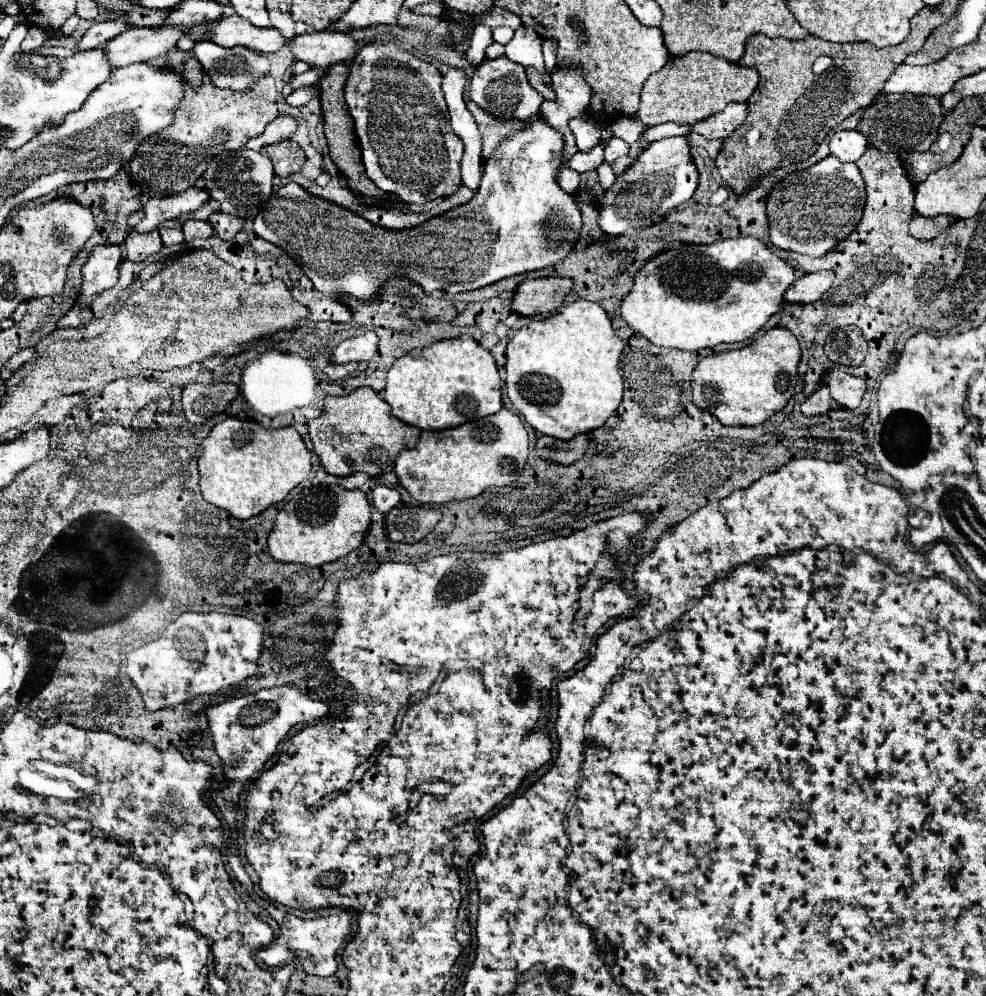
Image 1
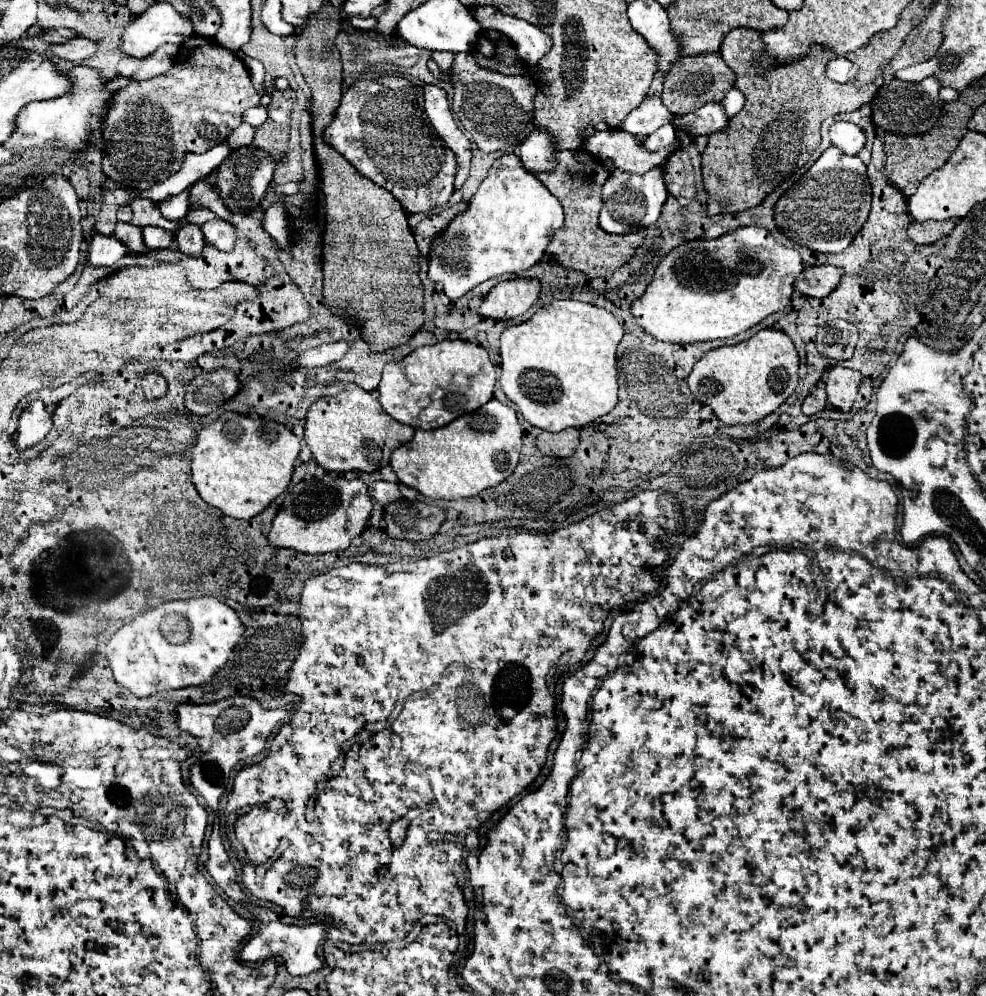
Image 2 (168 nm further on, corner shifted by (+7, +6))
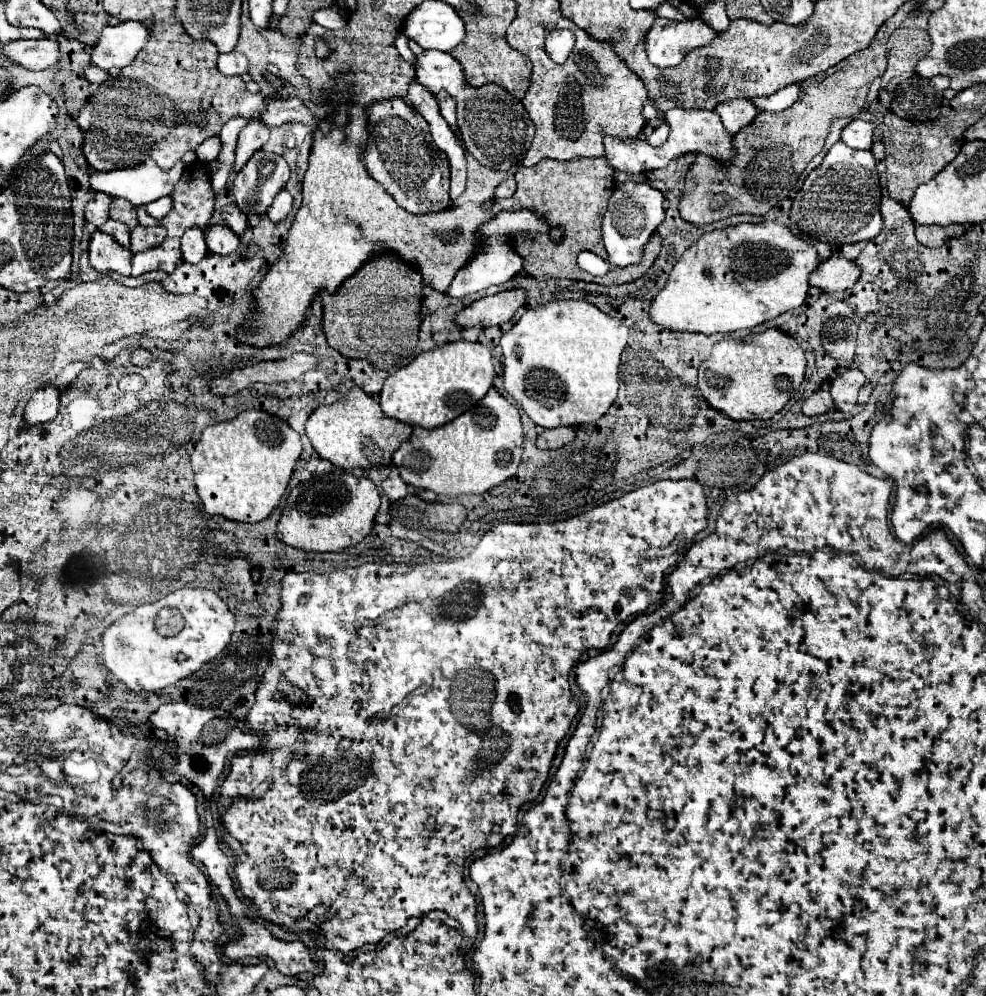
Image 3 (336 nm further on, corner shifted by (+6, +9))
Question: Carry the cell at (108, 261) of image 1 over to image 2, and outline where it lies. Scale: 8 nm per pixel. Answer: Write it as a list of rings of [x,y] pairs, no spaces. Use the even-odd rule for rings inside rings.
[[[95,234],[89,246],[89,264],[99,268],[99,266],[113,266],[119,258],[123,258],[127,254],[125,244],[121,244],[115,236],[101,236]]]

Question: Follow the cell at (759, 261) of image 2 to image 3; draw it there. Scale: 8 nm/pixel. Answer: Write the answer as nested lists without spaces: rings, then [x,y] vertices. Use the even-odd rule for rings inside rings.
[[[774,221],[742,223],[704,233],[674,265],[666,287],[652,301],[650,317],[666,329],[704,335],[754,329],[804,303],[810,289],[808,277],[818,263],[812,243]]]

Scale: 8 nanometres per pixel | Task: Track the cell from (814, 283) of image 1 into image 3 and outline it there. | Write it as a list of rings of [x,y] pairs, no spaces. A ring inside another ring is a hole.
[[[834,255],[818,265],[818,269],[810,275],[810,285],[822,291],[840,291],[850,289],[860,279],[860,267],[844,259],[842,255]]]

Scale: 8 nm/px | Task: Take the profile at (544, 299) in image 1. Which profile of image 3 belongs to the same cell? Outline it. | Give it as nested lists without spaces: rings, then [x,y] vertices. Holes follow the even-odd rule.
[[[510,289],[506,293],[498,293],[492,297],[484,297],[474,301],[472,305],[464,307],[456,317],[454,323],[462,329],[466,327],[494,327],[508,323],[520,305],[524,305],[526,295],[522,289]]]

